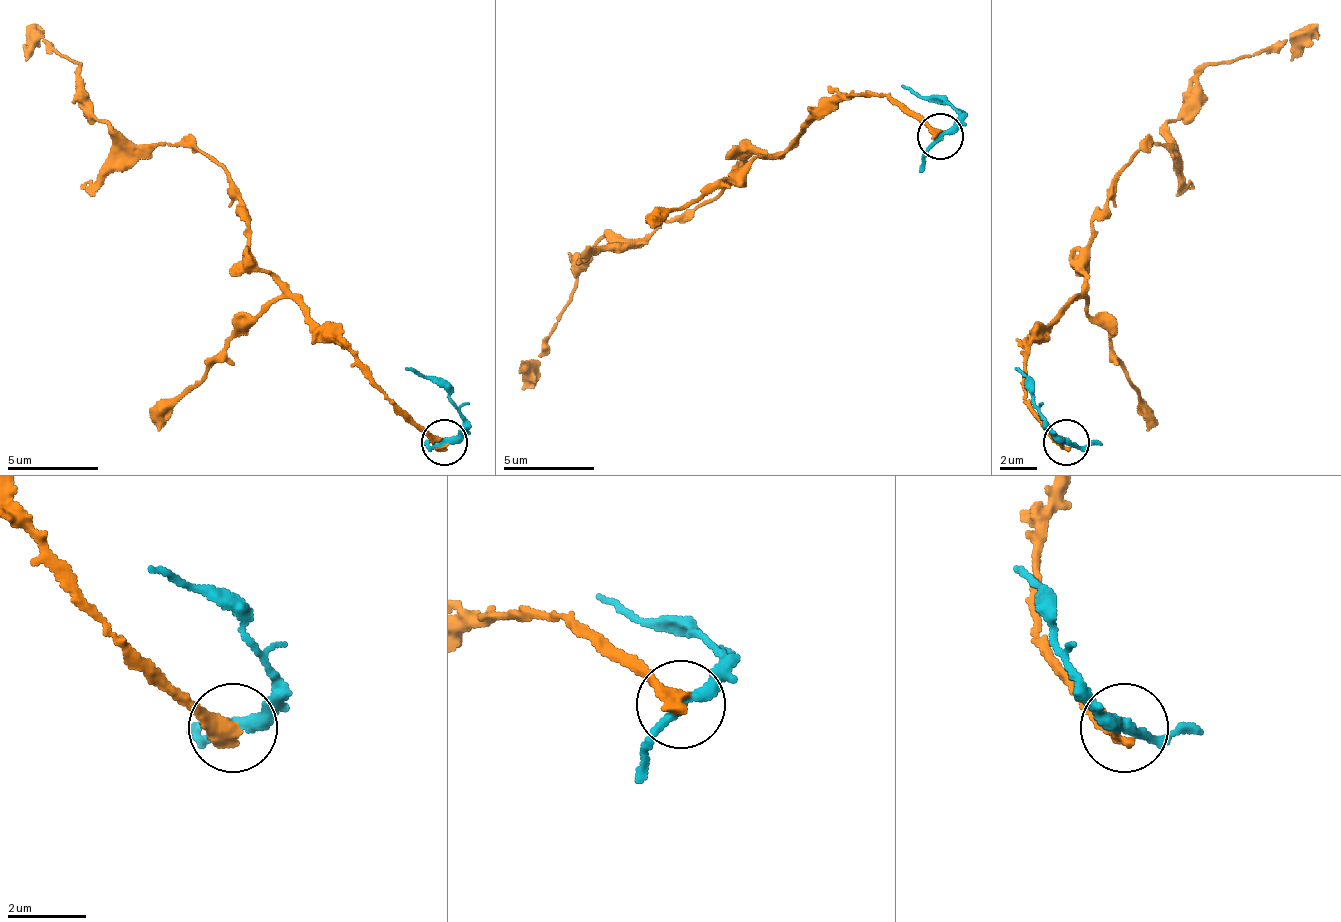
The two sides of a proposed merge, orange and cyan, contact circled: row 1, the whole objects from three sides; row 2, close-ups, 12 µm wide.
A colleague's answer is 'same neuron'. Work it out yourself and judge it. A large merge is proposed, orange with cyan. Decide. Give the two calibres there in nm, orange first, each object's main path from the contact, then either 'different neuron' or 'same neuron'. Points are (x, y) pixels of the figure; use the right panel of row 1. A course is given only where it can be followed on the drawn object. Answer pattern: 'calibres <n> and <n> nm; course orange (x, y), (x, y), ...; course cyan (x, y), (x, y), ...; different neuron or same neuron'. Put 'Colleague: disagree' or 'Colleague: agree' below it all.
calibres 400 and 280 nm; course orange (1065, 441), (1033, 409), (1024, 359), (1083, 290), (1110, 180), (1142, 148), (1170, 144), (1197, 75), (1321, 34); course cyan (1065, 441), (1028, 391), (1028, 377), (1014, 368); different neuron
Colleague: disagree

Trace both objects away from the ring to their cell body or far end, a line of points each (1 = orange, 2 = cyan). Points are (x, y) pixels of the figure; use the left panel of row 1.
1: (445, 441), (400, 409), (253, 258), (235, 180), (194, 148), (130, 144), (93, 112), (75, 62), (25, 34)
2: (445, 441), (464, 418), (445, 391), (404, 368)

